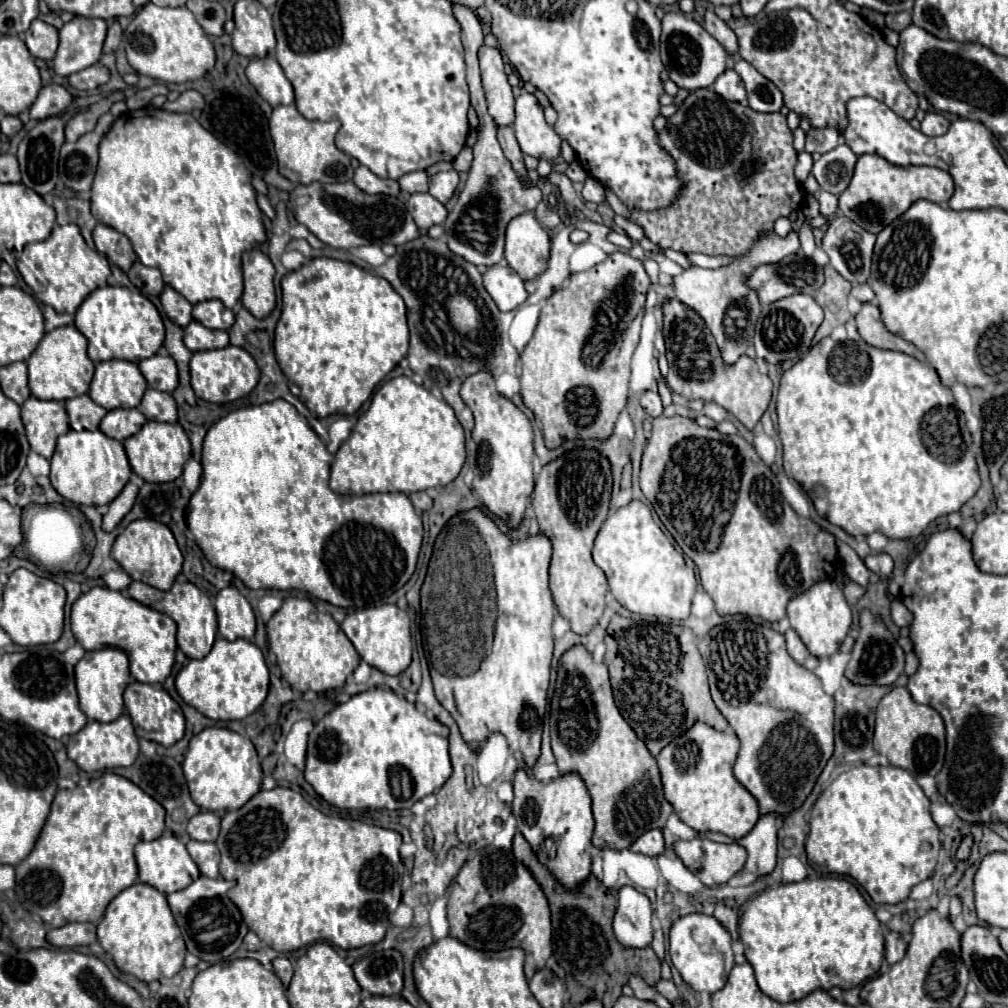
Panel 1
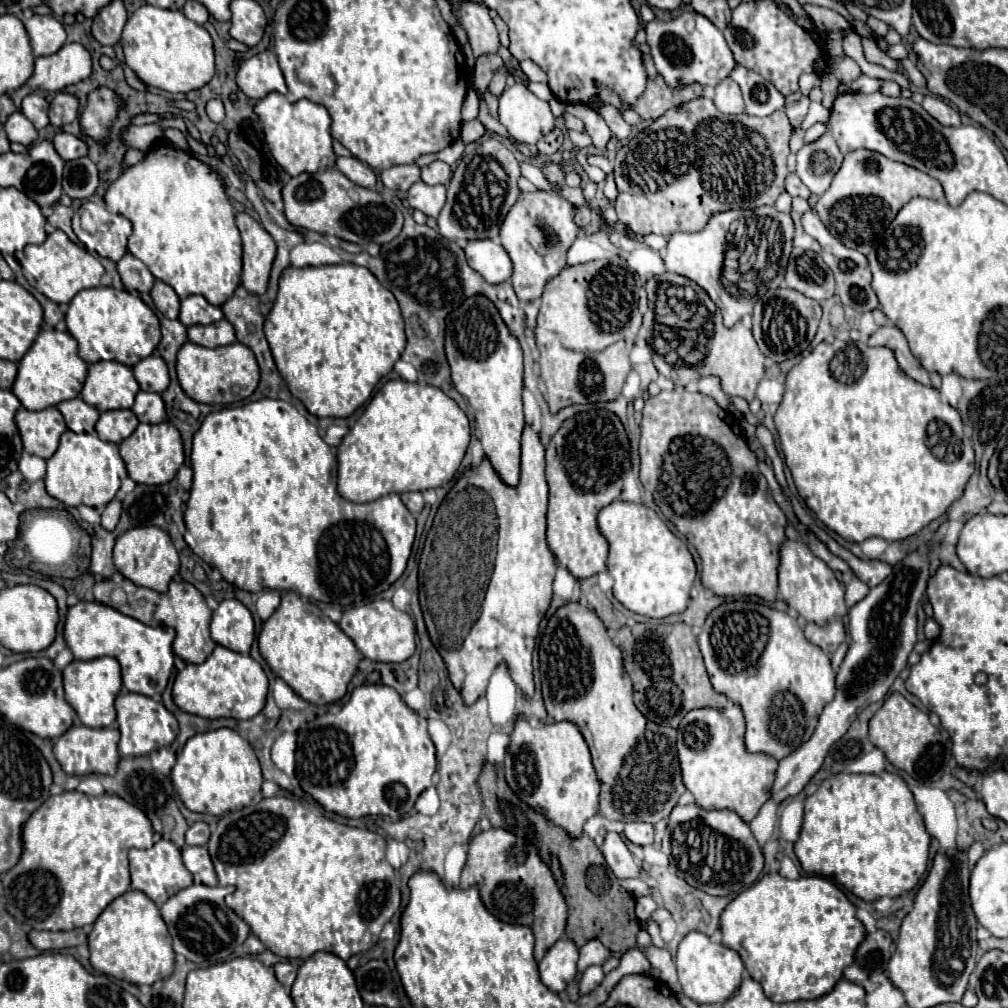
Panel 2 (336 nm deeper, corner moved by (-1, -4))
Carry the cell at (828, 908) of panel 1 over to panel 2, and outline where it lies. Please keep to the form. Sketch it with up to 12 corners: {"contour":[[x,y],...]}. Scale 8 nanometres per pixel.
{"contour":[[764,874],[720,916],[772,1002],[824,996],[866,930],[830,880]]}

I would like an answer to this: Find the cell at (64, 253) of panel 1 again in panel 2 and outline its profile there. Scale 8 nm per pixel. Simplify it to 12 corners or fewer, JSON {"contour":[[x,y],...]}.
{"contour":[[62,230],[20,264],[56,304],[98,286],[104,266]]}

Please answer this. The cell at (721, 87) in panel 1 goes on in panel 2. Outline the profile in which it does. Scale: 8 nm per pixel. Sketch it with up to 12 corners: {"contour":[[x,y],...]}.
{"contour":[[732,78],[716,86],[714,104],[722,114],[742,114],[744,100]]}

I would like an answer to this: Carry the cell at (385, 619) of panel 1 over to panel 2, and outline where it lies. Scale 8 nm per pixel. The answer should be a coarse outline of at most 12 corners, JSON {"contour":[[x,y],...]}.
{"contour":[[390,600],[338,622],[364,658],[398,664],[416,650],[414,620]]}

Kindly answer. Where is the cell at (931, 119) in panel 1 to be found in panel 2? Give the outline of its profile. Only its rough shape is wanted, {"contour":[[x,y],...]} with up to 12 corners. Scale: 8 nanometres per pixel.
{"contour":[[926,94],[922,108],[944,126],[960,126],[960,114],[936,94]]}

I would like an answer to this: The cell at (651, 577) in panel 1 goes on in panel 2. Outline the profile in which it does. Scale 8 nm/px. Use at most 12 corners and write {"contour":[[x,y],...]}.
{"contour":[[614,500],[598,526],[614,598],[648,618],[686,610],[688,546],[652,508]]}

